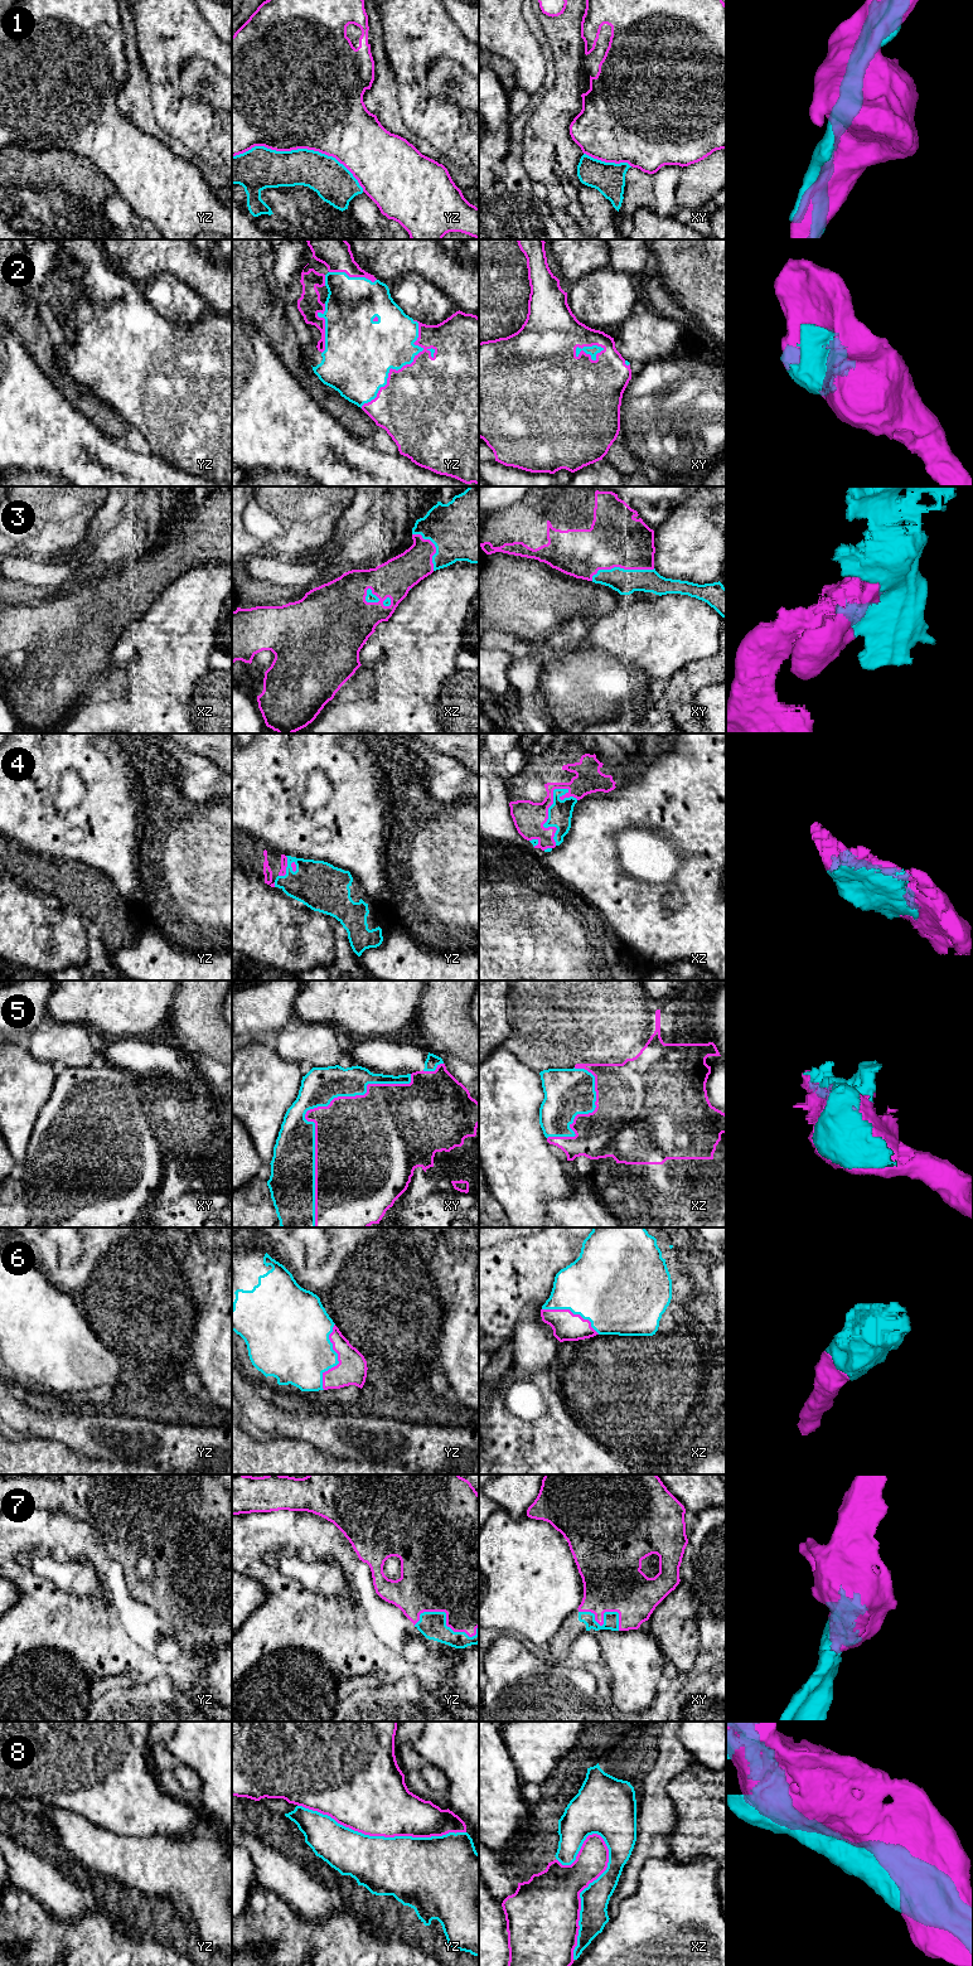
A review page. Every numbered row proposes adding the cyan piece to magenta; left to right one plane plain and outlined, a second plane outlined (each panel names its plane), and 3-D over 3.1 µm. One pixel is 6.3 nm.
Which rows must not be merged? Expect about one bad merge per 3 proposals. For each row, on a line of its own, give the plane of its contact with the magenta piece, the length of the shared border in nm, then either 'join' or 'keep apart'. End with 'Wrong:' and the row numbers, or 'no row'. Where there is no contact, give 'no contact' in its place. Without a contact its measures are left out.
1: meets magenta in yz; contact 850 nm long; keep apart
2: meets magenta in yz; contact 650 nm long; join
3: meets magenta in xy; contact 420 nm long; join
4: meets magenta in xz; contact 380 nm long; join
5: meets magenta in xy; contact 1150 nm long; join
6: meets magenta in yz; contact 440 nm long; join
7: meets magenta in yz; contact 420 nm long; join
8: meets magenta in xz; contact 850 nm long; keep apart
Wrong: 1, 8

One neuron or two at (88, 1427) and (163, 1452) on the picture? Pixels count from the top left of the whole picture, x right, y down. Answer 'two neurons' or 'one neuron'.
one neuron

